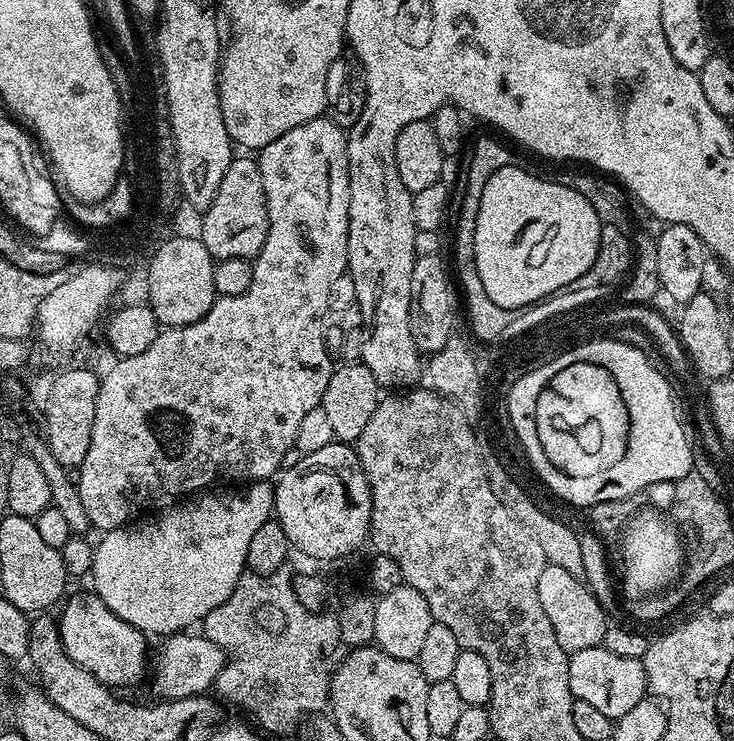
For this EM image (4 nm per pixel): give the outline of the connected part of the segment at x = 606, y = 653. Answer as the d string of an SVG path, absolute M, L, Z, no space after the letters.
M601 646L571 653L568 665L573 697L590 702L590 706L595 706L601 714L606 714L613 721L627 714L633 706L638 706L638 702L645 699L648 692L643 659L621 658L619 654L610 654L610 650Z

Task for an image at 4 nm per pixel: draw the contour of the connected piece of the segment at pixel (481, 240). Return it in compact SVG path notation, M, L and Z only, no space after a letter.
M508 165L504 169L496 170L494 174L490 175L489 181L486 182L486 186L482 190L481 205L478 206L478 230L476 232L476 257L478 257L478 274L484 276L484 284L486 285L487 292L492 293L492 297L496 300L500 300L502 307L514 306L516 304L524 304L524 300L537 300L540 293L548 292L549 290L555 290L556 284L564 284L565 282L571 282L572 276L580 276L580 272L584 272L584 268L588 268L588 264L592 264L592 252L596 252L596 216L592 216L592 208L588 208L588 204L584 204L584 200L580 200L580 196L576 196L576 192L568 192L568 188L556 188L556 179L553 178L548 184L540 184L542 181L539 175L538 179L532 180L532 170L529 170L524 166Z

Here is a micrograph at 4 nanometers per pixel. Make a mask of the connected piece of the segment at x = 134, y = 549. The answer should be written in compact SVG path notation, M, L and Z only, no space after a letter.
M252 482L241 488L244 488L241 492L220 492L217 496L196 494L191 498L185 499L183 502L173 503L176 505L169 512L162 513L157 520L152 520L149 524L140 524L137 528L132 528L133 526L113 528L111 532L103 533L99 537L101 539L100 544L98 540L98 543L95 545L94 566L90 573L90 581L92 580L93 584L91 584L91 587L96 595L102 598L102 602L106 602L106 606L110 606L110 610L114 610L114 614L118 618L130 622L130 626L134 626L142 633L151 634L153 637L156 635L156 638L163 638L173 632L183 632L191 629L191 624L194 624L194 626L199 625L204 616L214 610L215 607L226 602L228 596L234 590L239 576L246 571L250 538L254 538L254 533L257 532L258 526L262 526L262 522L269 520L274 512L274 488L271 483Z

